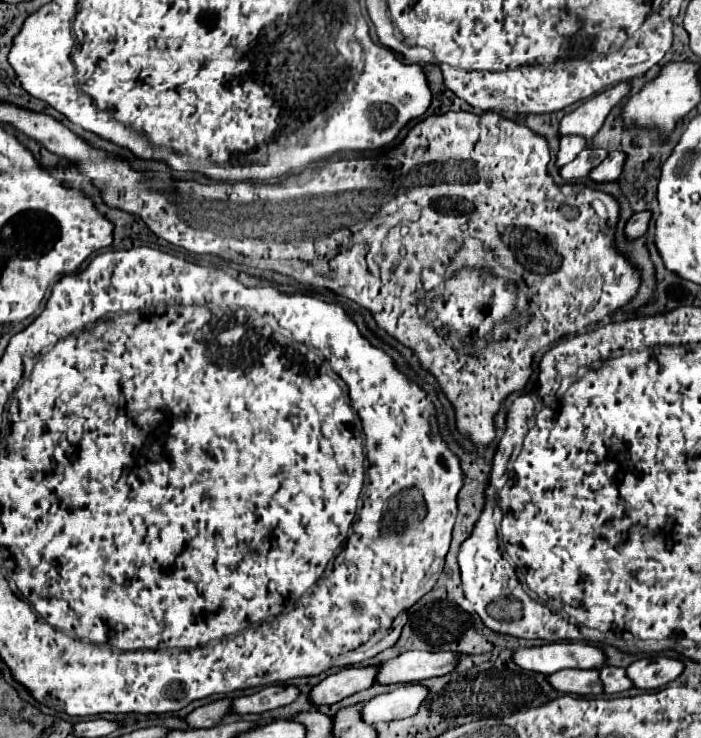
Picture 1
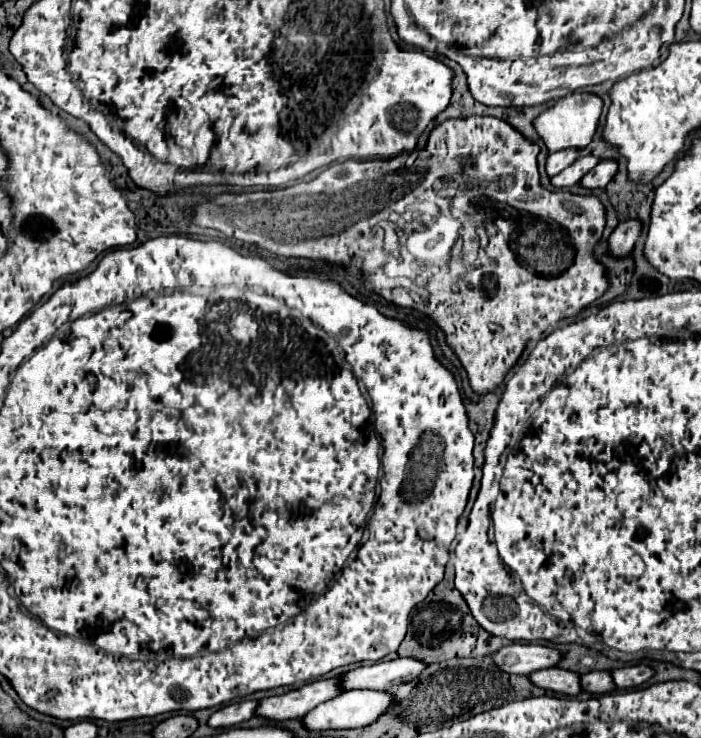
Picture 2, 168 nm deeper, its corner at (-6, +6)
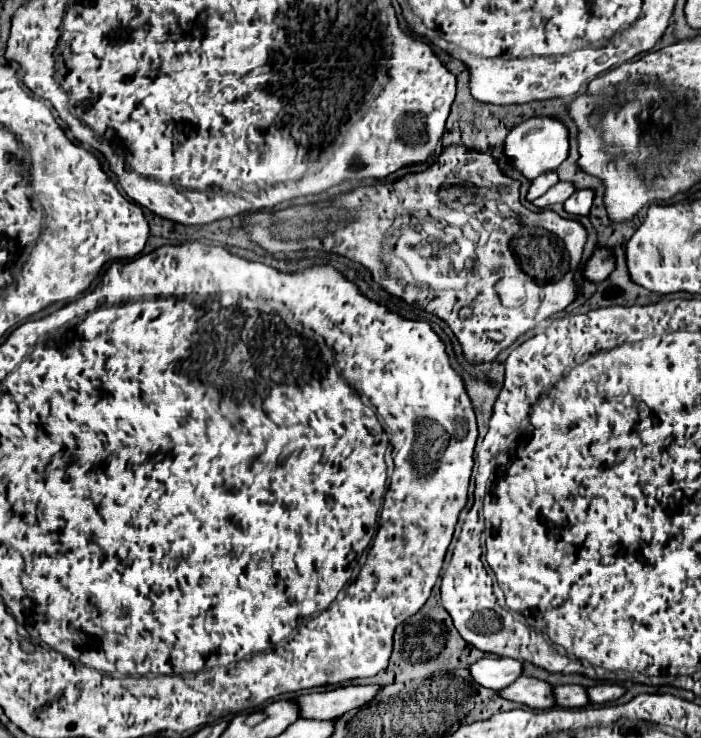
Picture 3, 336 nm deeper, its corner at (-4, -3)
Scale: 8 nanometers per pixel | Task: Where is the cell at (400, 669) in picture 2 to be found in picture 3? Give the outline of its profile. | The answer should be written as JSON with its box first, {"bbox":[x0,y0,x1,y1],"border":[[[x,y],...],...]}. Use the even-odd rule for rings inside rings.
{"bbox":[297,684,381,718],"border":[[[367,684],[367,686],[339,686],[335,690],[327,692],[311,692],[297,696],[297,702],[301,704],[301,718],[339,718],[345,712],[359,708],[373,700],[373,696],[381,690],[379,684]]]}

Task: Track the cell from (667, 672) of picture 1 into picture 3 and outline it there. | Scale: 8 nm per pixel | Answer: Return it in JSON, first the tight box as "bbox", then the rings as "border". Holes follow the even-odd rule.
{"bbox":[587,682,627,704],"border":[[[605,682],[605,684],[597,684],[597,686],[587,688],[587,692],[589,692],[589,700],[591,700],[593,704],[605,704],[605,702],[613,702],[613,700],[621,698],[627,690],[625,690],[625,686],[621,686],[621,684]]]}

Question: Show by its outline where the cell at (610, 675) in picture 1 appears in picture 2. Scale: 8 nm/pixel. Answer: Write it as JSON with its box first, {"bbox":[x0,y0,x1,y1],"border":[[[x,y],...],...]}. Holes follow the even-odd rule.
{"bbox":[581,671,615,695],"border":[[[591,671],[581,675],[581,687],[585,693],[595,693],[595,695],[603,695],[603,693],[611,693],[615,691],[615,683],[611,681],[611,673],[609,671]]]}

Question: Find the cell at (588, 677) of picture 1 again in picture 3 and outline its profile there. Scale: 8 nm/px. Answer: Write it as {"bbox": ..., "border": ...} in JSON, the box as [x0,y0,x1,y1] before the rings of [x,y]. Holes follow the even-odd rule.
{"bbox":[501,676,555,710],"border":[[[531,676],[517,678],[509,688],[501,690],[501,696],[505,696],[507,700],[513,700],[513,702],[527,704],[531,708],[539,708],[539,710],[555,706],[553,686],[543,680],[531,678]]]}

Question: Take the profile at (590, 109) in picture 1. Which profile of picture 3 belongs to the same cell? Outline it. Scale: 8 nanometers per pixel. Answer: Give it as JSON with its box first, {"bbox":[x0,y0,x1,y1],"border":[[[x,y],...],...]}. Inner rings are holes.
{"bbox":[505,116,569,180],"border":[[[535,116],[527,122],[515,126],[507,140],[505,140],[505,154],[511,158],[513,166],[527,176],[529,180],[541,176],[547,170],[555,170],[561,166],[561,162],[569,156],[569,128],[559,118],[549,116]]]}

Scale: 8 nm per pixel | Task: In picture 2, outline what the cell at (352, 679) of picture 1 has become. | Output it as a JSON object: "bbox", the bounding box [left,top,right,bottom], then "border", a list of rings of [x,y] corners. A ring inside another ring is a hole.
{"bbox":[255,677,341,721],"border":[[[339,677],[335,679],[321,679],[307,685],[301,685],[299,689],[293,689],[283,695],[273,695],[267,699],[261,699],[255,715],[263,717],[267,721],[287,721],[287,719],[301,719],[305,713],[315,709],[319,703],[329,701],[341,693]]]}

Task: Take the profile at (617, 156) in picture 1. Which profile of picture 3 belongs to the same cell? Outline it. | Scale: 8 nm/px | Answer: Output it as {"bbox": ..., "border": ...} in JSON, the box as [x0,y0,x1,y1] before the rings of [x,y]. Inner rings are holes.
{"bbox":[565,188,595,216],"border":[[[581,188],[581,190],[575,190],[567,200],[565,200],[565,210],[569,214],[575,214],[575,216],[585,216],[593,204],[593,198],[595,198],[595,192],[591,188]]]}

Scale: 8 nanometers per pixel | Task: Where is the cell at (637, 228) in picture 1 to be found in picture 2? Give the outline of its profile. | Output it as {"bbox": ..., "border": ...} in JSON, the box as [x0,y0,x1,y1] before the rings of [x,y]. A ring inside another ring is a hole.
{"bbox":[609,219,641,257],"border":[[[629,219],[617,225],[617,229],[609,237],[609,255],[613,257],[627,257],[641,235],[641,223],[637,219]]]}

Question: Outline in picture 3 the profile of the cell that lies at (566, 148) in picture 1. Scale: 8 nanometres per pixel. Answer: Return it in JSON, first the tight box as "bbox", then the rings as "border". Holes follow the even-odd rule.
{"bbox":[527,170,559,200],"border":[[[551,170],[551,172],[545,172],[545,174],[541,174],[539,178],[535,178],[533,180],[533,184],[531,184],[531,188],[529,188],[529,194],[527,194],[527,200],[535,200],[535,198],[539,198],[539,196],[543,196],[551,186],[555,186],[559,182],[559,176],[557,176],[557,172],[555,170]]]}

